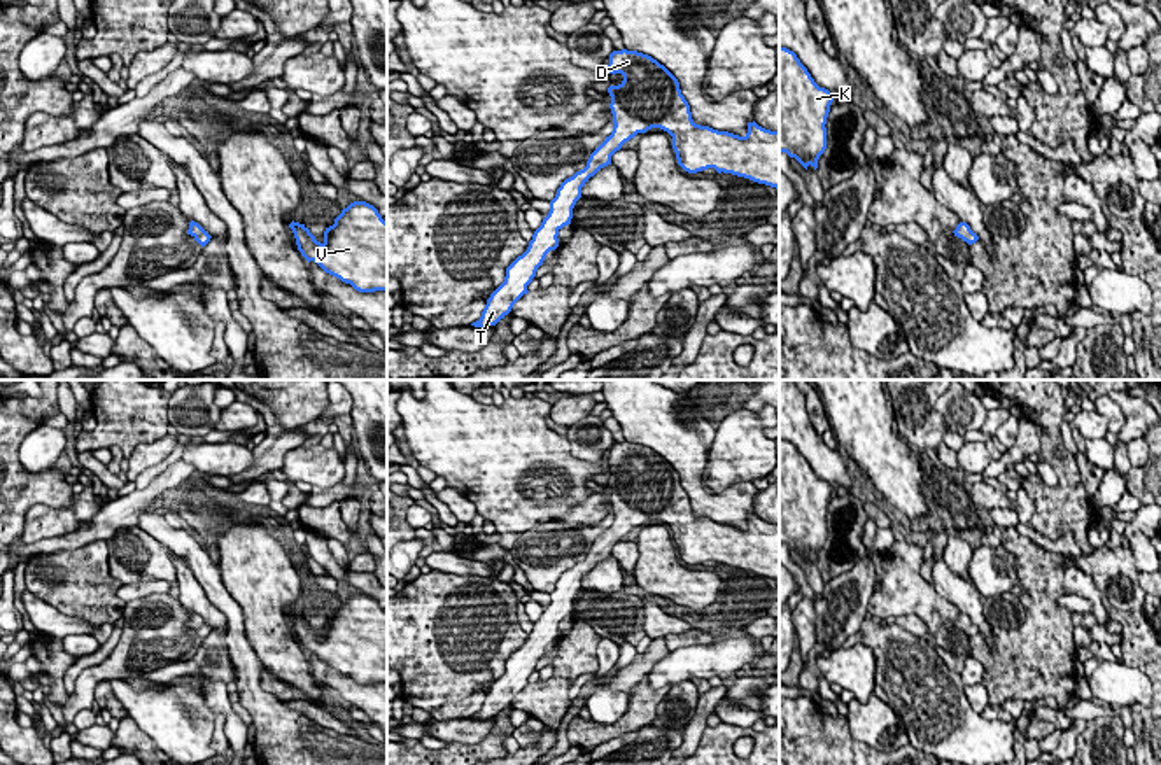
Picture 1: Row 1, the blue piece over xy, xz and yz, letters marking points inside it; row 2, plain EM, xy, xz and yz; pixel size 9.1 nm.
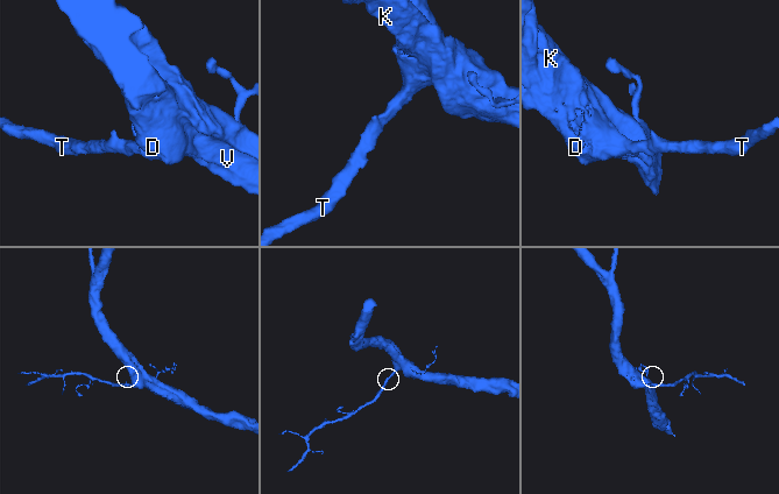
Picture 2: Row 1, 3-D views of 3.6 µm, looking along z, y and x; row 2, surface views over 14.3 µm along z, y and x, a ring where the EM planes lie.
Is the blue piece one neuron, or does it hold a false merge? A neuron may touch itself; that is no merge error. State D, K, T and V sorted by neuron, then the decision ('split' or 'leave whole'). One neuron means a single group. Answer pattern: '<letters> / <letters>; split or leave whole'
D K V / T; split

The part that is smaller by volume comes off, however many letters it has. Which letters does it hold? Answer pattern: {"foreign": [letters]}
{"foreign": ["T"]}

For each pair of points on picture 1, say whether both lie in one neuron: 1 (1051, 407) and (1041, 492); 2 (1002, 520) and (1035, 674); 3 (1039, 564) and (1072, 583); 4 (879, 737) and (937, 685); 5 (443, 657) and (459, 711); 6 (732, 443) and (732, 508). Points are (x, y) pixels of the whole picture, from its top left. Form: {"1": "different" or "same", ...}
{"1": "same", "2": "different", "3": "different", "4": "different", "5": "different", "6": "different"}

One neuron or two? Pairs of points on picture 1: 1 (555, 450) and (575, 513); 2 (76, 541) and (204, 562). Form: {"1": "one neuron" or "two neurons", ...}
{"1": "two neurons", "2": "two neurons"}

